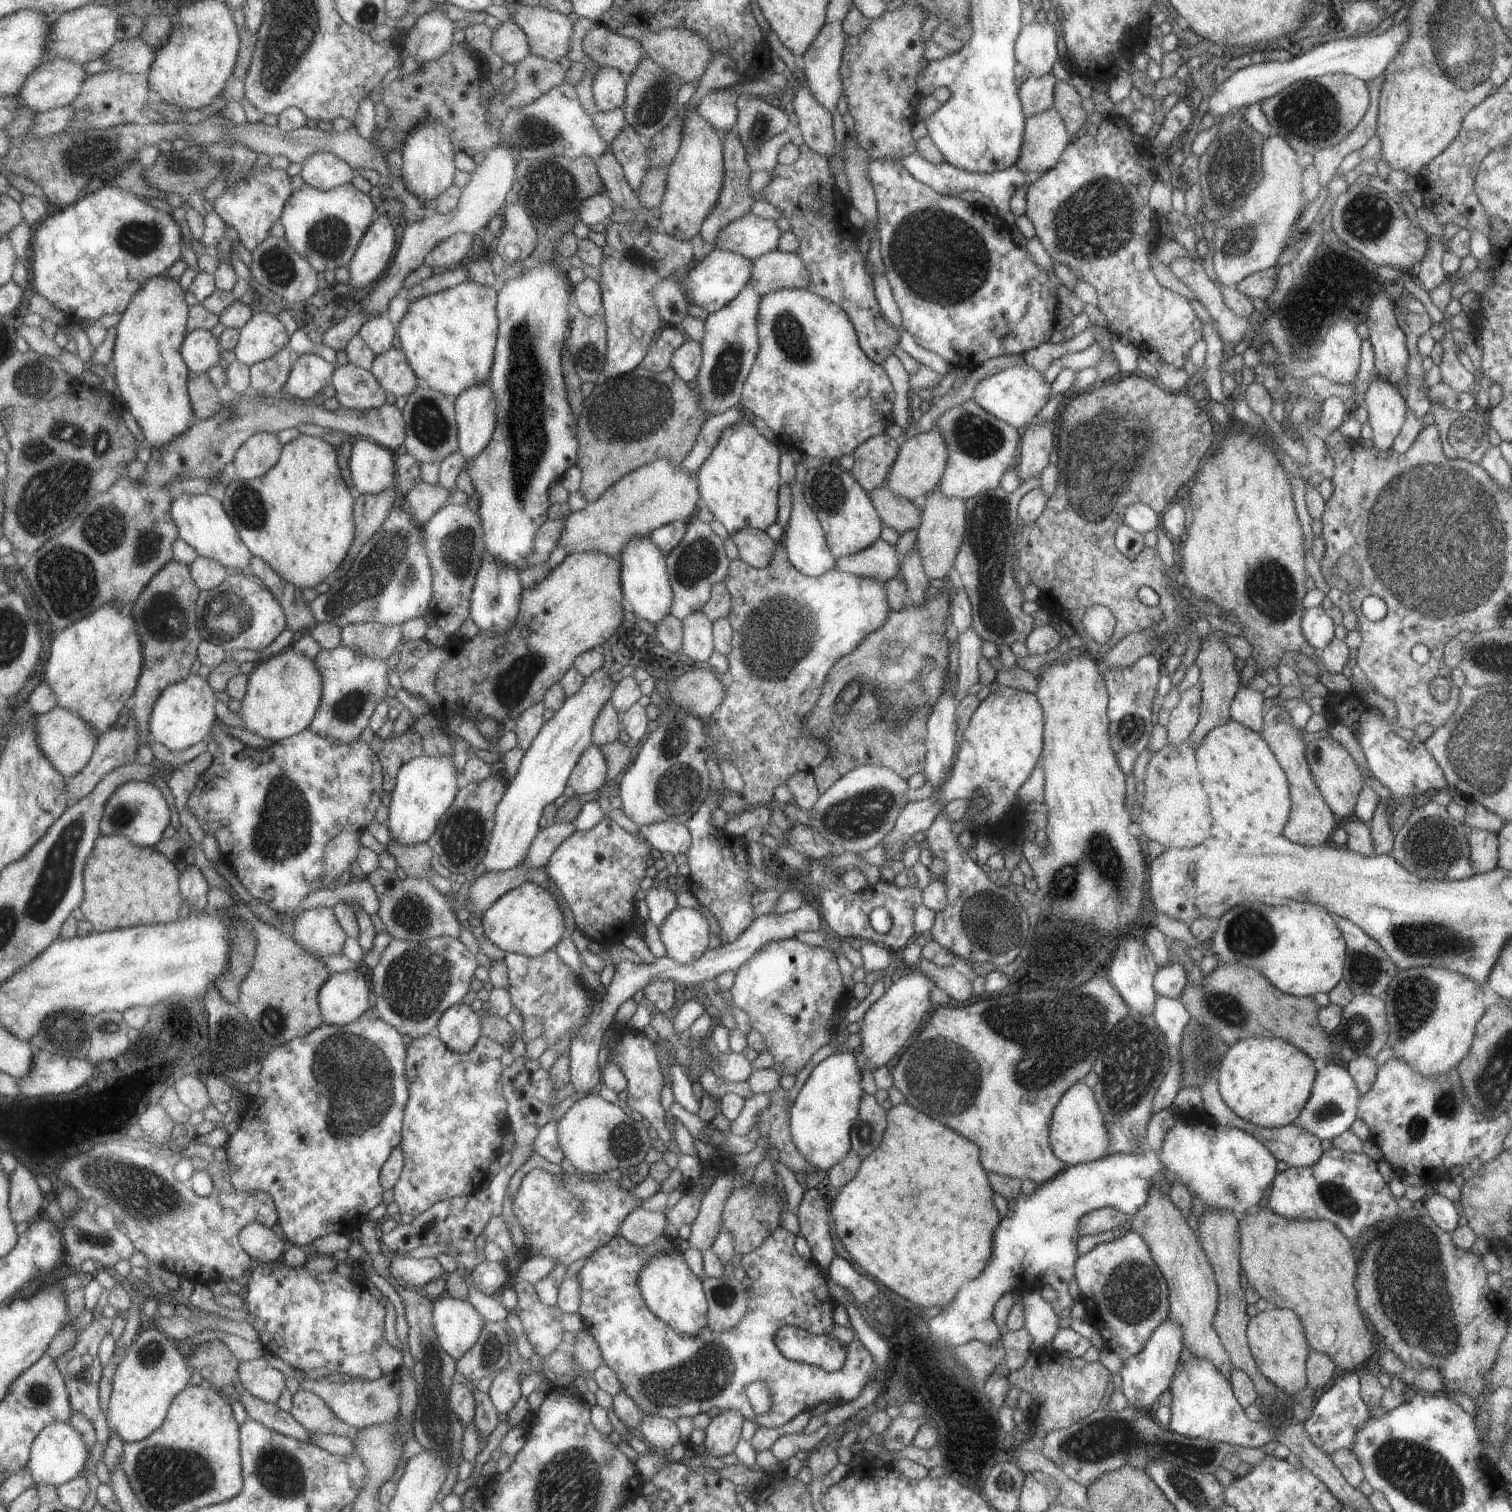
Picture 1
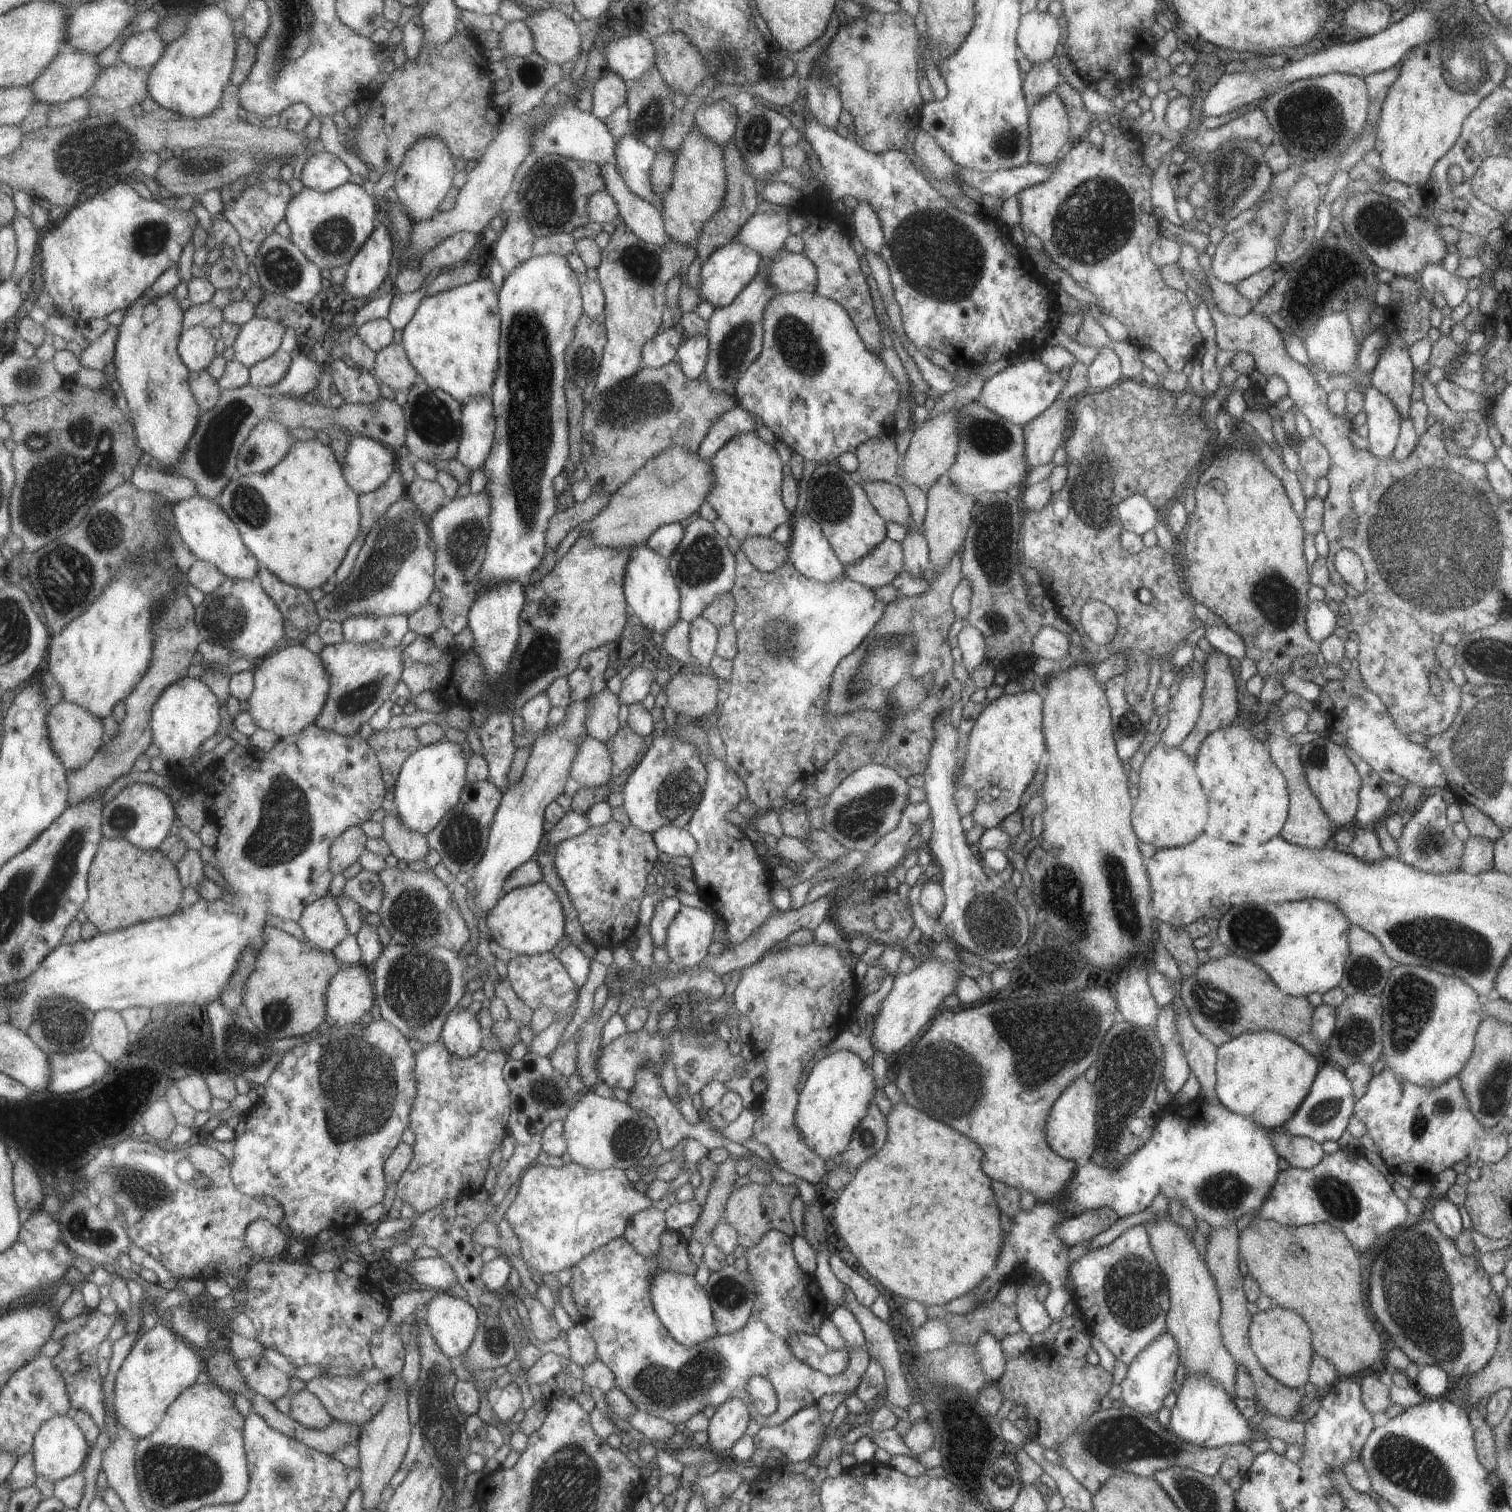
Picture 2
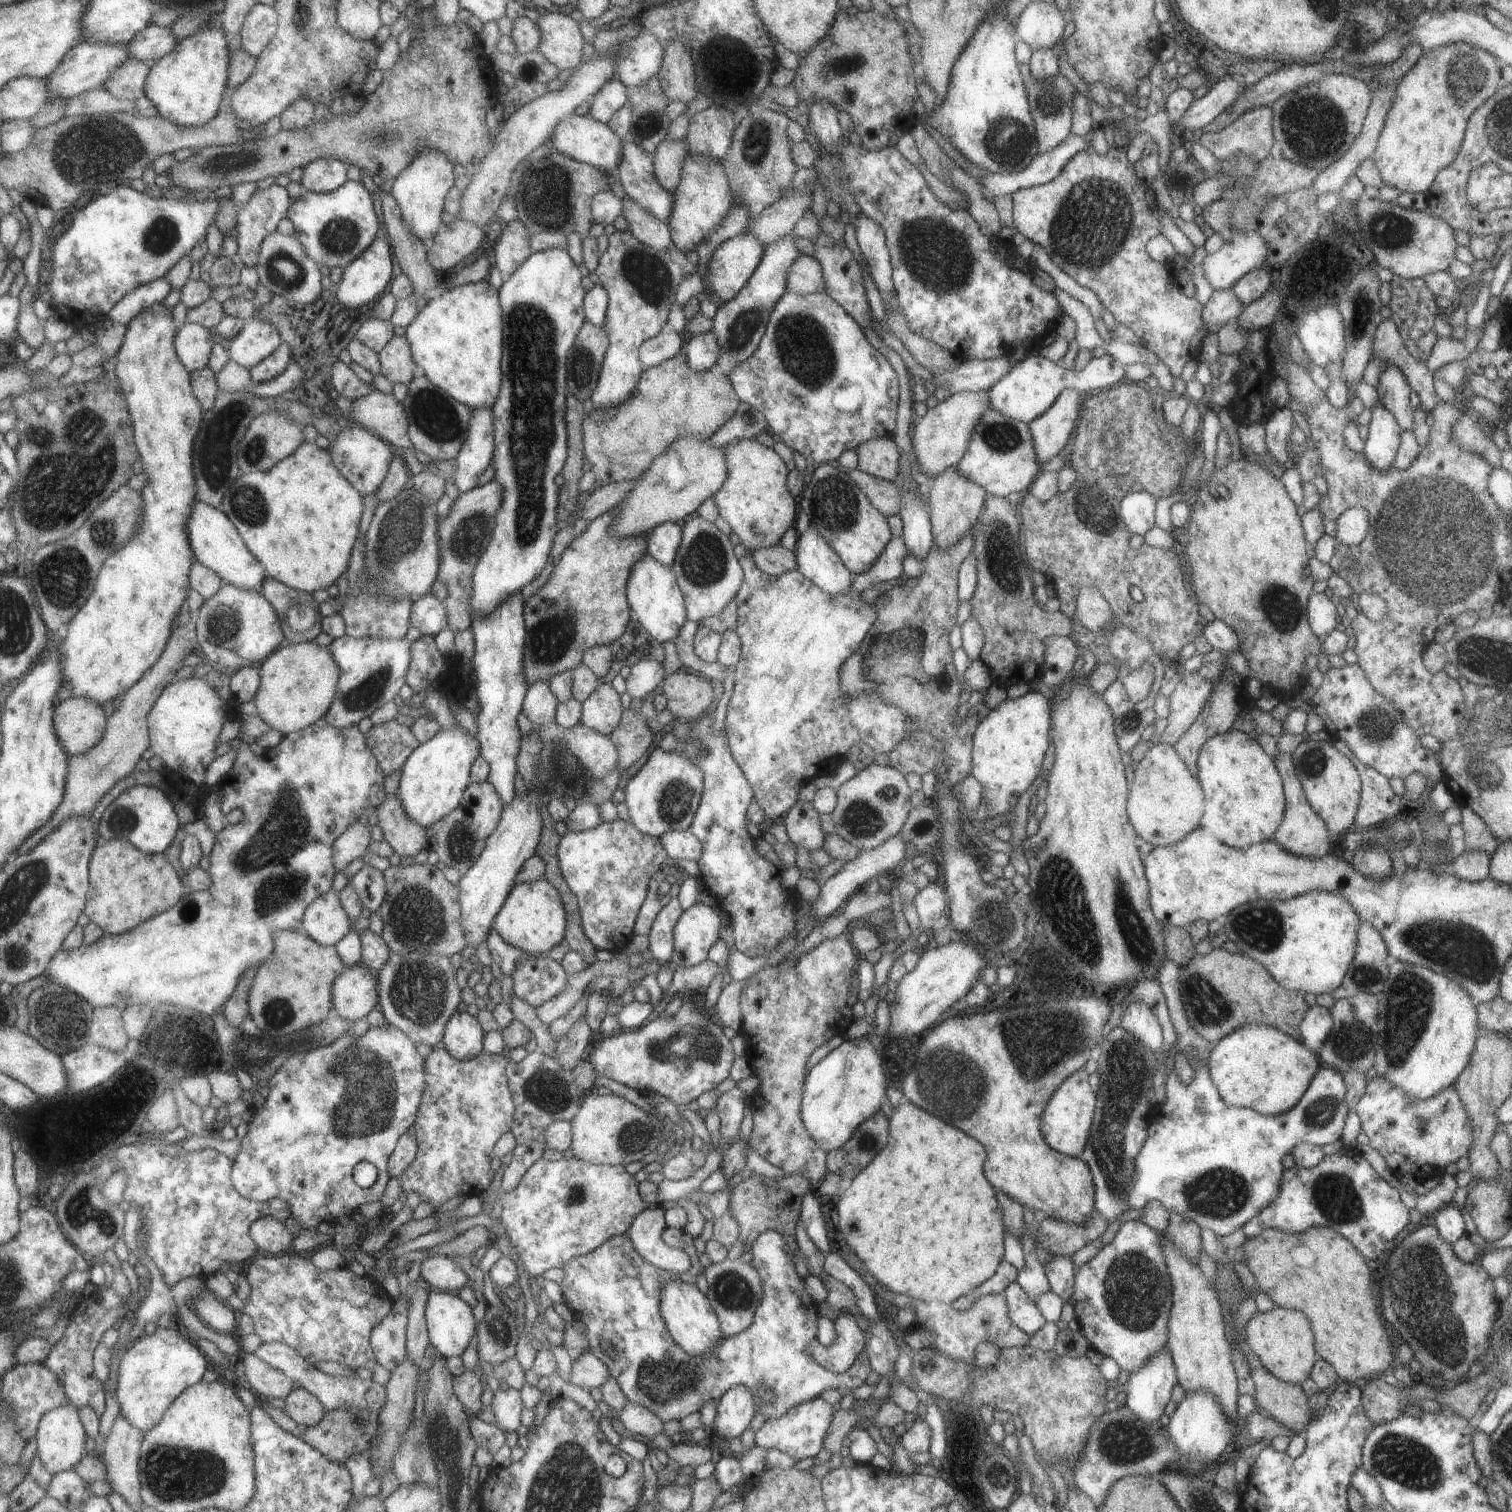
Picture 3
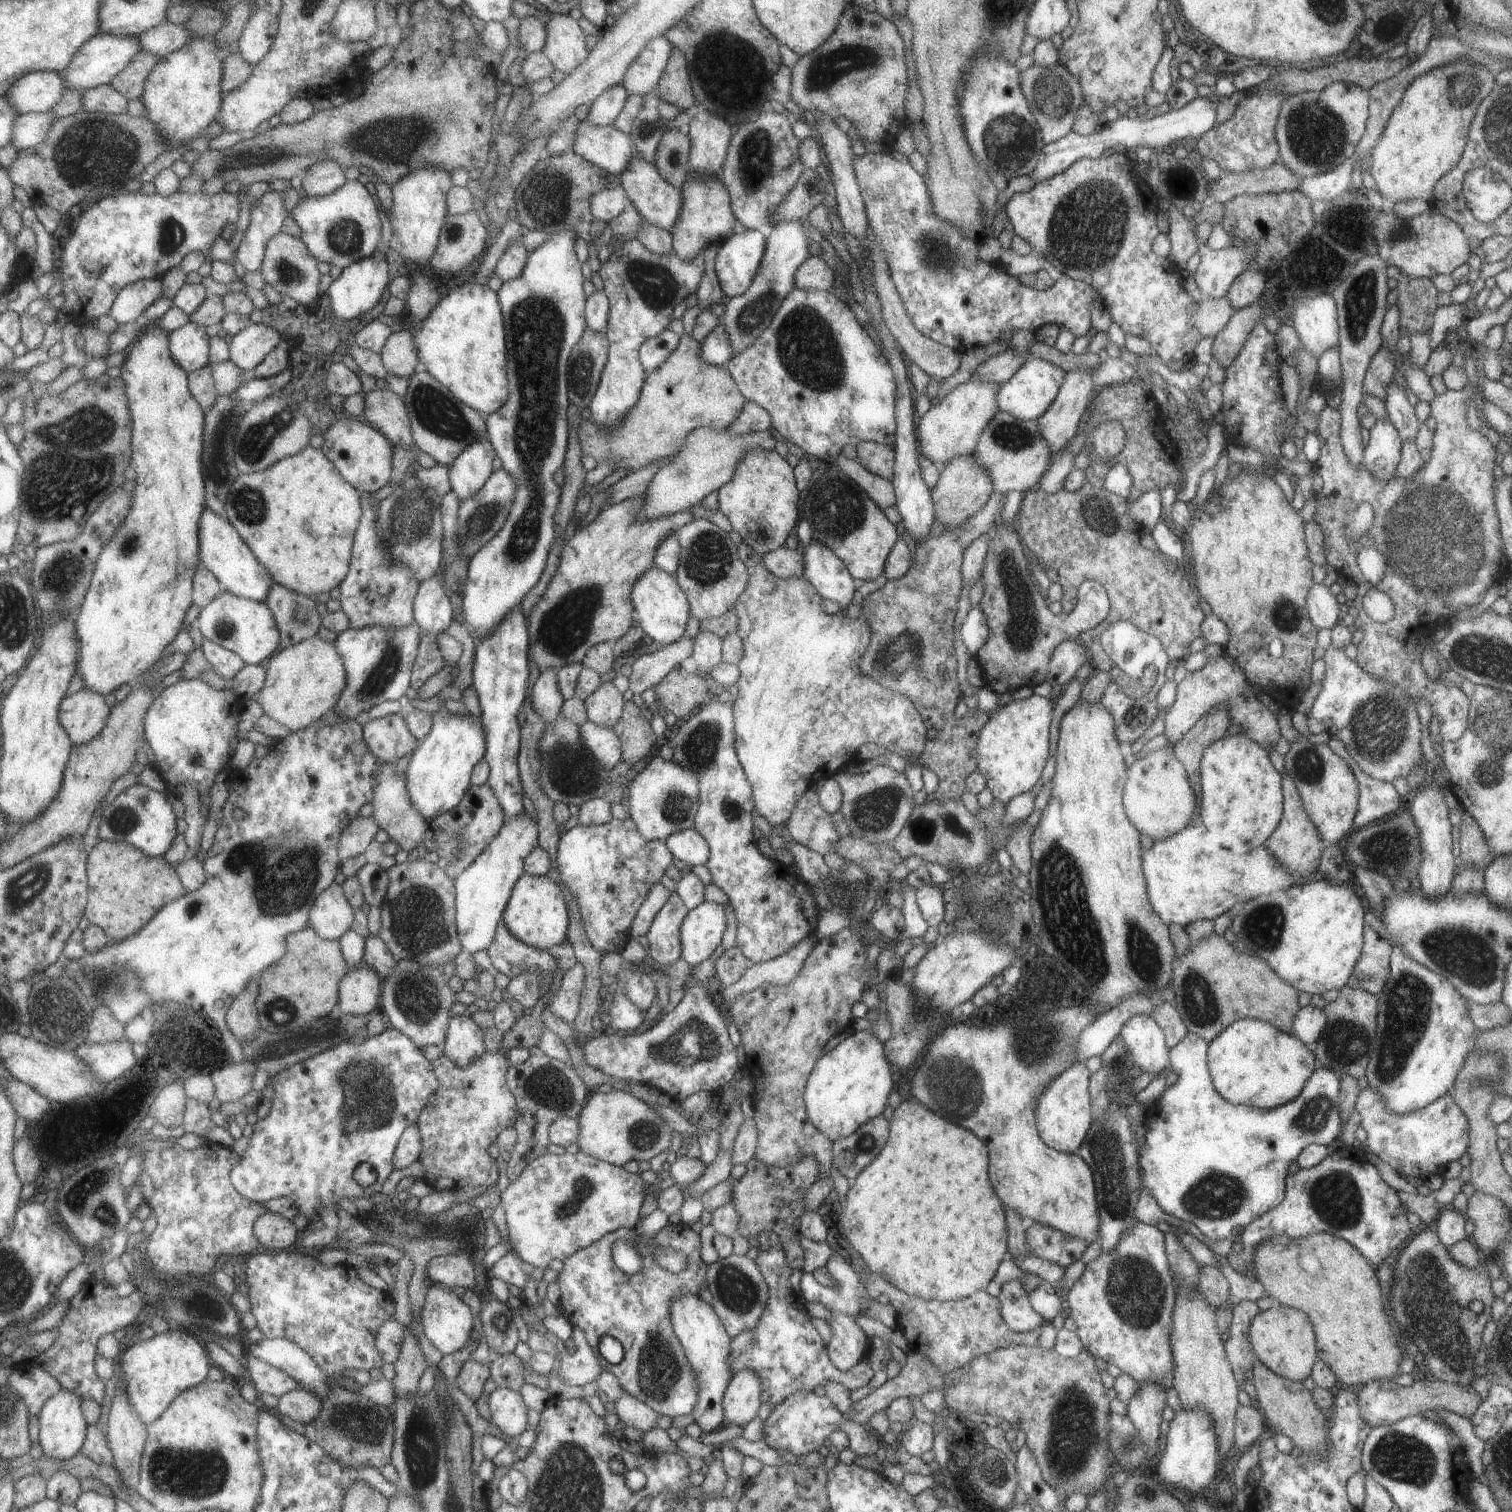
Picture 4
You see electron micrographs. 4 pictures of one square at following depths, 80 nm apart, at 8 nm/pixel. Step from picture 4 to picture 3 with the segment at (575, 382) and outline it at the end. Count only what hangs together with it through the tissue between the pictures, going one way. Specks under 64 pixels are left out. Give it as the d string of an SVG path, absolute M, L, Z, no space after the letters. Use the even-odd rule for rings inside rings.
M585 321L566 358L566 386L579 401L595 391L607 348L605 329Z

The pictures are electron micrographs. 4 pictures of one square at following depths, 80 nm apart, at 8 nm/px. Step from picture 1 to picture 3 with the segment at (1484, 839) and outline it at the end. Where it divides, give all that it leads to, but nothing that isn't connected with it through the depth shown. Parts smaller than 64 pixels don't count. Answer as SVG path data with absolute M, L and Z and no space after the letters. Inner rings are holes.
M1464 850L1451 864L1453 876L1467 882L1479 882L1489 875L1489 854L1481 850Z

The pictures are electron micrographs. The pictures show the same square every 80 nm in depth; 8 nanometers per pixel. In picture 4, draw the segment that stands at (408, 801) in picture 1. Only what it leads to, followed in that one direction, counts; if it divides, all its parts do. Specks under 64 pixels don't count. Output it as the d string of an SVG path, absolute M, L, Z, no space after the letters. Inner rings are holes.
M444 710L432 715L433 730L413 753L406 770L413 804L429 822L460 806L472 786L473 772L487 750L487 738L480 718L472 716L469 711L452 714Z

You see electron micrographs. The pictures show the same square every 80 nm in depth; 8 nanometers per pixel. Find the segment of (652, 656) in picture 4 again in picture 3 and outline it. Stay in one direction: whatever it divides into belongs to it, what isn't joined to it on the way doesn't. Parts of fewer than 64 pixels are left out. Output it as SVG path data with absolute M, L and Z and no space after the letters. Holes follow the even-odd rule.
M641 658L630 667L630 675L625 679L626 692L631 699L641 700L645 694L662 684L663 661L657 658Z

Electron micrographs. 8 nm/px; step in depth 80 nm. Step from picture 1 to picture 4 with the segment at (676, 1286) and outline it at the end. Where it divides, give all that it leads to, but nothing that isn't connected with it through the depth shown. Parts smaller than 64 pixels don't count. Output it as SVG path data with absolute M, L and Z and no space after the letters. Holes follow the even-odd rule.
M681 1294L673 1298L669 1306L669 1318L673 1334L677 1336L693 1374L697 1373L697 1399L691 1412L694 1423L705 1433L719 1430L723 1424L723 1394L733 1376L729 1364L732 1340L711 1306L698 1294Z

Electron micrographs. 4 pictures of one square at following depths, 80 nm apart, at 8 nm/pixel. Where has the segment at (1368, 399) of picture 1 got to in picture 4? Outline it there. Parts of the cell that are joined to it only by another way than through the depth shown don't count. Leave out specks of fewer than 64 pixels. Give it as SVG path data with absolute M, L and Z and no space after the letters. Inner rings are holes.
M1377 418L1364 447L1363 466L1377 482L1389 482L1399 464L1401 440L1389 418Z

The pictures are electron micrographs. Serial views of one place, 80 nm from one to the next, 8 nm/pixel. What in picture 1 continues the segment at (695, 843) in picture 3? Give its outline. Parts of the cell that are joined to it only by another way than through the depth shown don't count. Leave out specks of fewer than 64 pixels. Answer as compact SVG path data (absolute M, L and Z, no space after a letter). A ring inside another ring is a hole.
M659 822L649 826L641 826L638 832L651 848L659 853L671 855L687 854L691 846L691 836L683 824L675 822Z

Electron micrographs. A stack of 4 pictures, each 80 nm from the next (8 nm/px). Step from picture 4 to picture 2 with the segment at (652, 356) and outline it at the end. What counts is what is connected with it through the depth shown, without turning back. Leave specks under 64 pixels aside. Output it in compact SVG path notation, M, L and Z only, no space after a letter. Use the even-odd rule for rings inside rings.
M662 328L643 344L639 354L642 367L660 368L672 362L684 340L685 337L678 328Z

